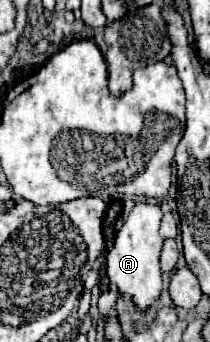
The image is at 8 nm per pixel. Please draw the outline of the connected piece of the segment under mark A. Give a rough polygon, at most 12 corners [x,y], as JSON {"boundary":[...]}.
{"boundary":[[136,204],[106,254],[110,284],[148,312],[162,294],[162,210]]}

